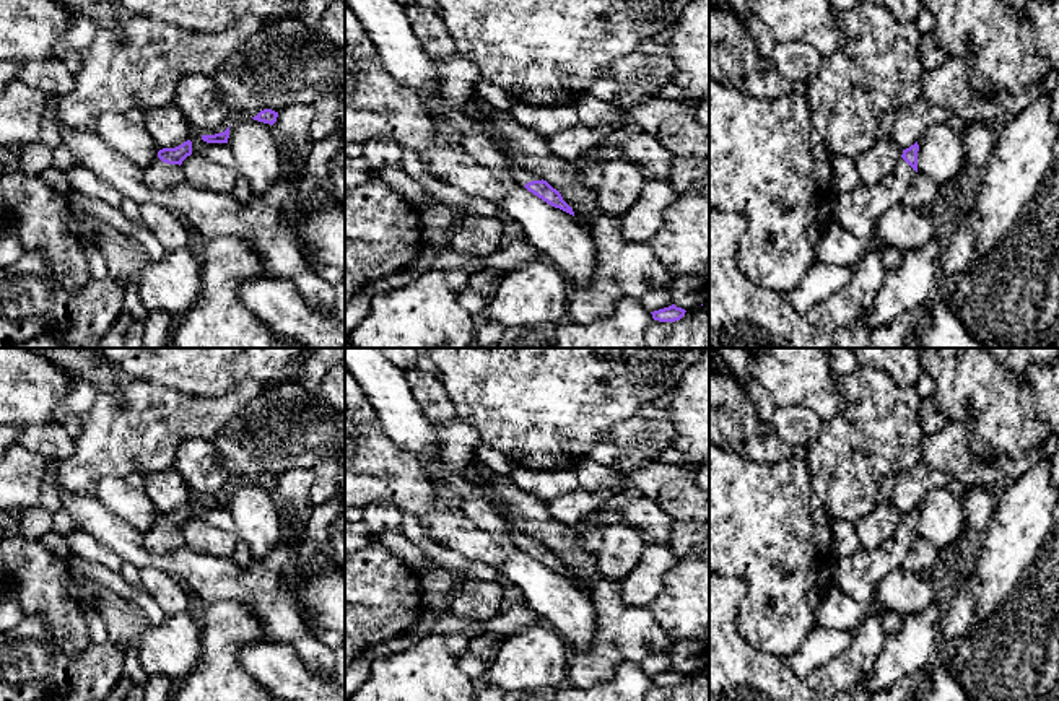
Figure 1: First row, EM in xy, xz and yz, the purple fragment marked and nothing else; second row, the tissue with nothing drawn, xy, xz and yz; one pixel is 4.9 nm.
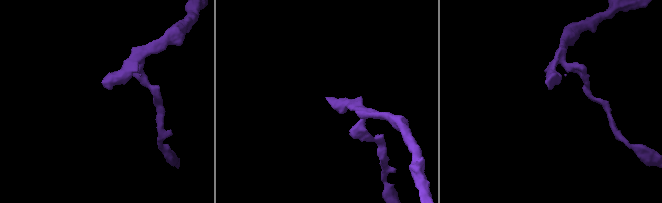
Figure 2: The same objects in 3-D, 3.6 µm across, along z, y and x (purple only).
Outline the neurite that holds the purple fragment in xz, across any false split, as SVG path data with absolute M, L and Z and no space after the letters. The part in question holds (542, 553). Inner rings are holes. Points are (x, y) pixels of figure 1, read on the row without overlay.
M467 465L462 473L472 485L475 485L480 490L483 499L488 501L496 509L496 512L503 517L506 524L506 532L517 548L524 550L529 556L532 556L548 569L560 573L574 581L573 573L563 564L561 558L556 553L553 553L547 545L535 540L534 537L521 533L512 525L512 522L504 516L504 509L499 499L473 467Z

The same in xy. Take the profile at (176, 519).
M187 504L176 512L163 512L158 522L143 533L145 548L155 555L168 556L184 545L182 525L192 519L192 506Z

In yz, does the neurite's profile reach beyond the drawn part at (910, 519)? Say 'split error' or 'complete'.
split error

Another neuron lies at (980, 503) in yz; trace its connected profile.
M981 486L965 491L966 519L971 530L984 532L992 519L994 494Z

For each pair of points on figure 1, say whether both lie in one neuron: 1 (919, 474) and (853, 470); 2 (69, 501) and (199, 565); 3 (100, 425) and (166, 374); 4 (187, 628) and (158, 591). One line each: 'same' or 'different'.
1: different
2: same
3: different
4: different

